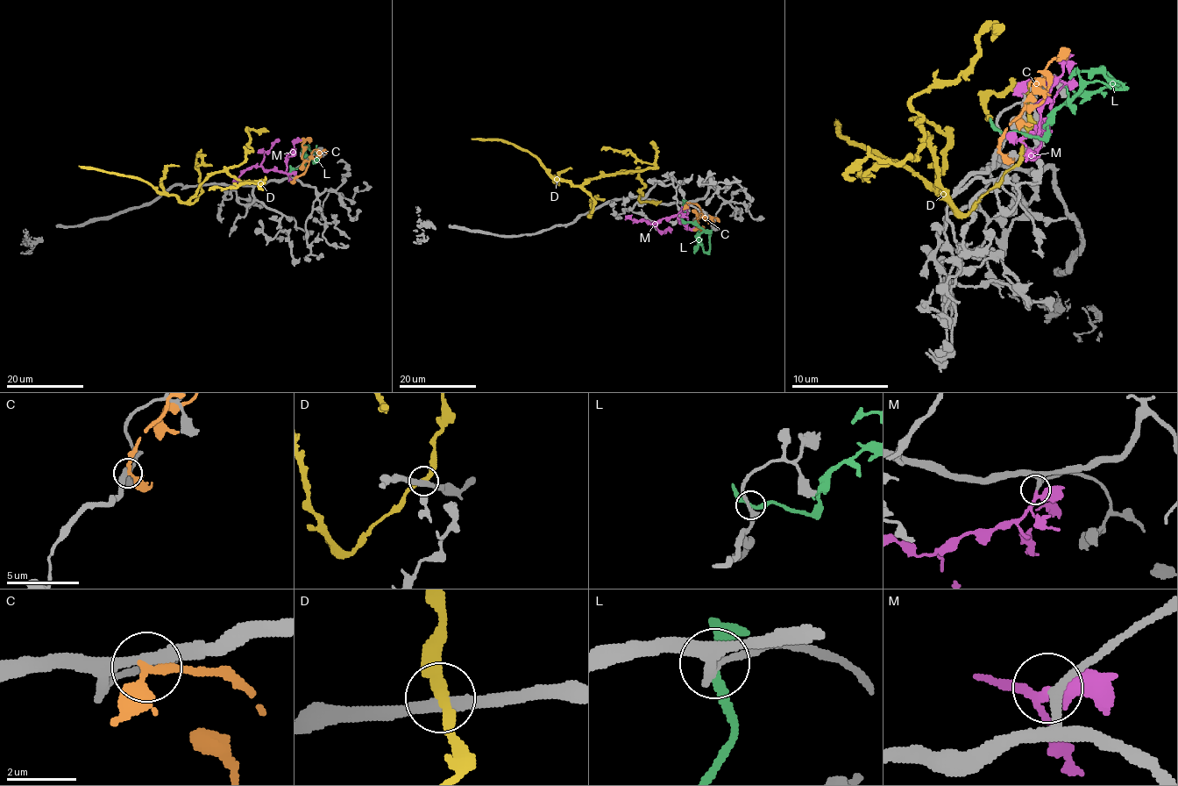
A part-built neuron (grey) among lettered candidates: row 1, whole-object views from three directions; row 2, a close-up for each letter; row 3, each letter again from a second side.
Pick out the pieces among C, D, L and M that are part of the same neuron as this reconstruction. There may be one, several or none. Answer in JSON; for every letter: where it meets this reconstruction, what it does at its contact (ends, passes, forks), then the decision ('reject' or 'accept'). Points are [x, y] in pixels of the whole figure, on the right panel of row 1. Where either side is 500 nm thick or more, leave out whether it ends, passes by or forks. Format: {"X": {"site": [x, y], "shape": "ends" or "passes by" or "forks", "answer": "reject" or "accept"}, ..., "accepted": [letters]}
{"C": {"site": [998, 152], "shape": "passes by", "answer": "reject"}, "D": {"site": [1015, 167], "shape": "passes by", "answer": "reject"}, "L": {"site": [1002, 132], "shape": "passes by", "answer": "reject"}, "M": {"site": [1008, 137], "shape": "passes by", "answer": "accept"}, "accepted": ["M"]}

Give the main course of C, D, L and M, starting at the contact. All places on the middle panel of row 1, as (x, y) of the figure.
C: (687, 203), (696, 203), (699, 207), (700, 212), (694, 221), (698, 228), (704, 226)
D: (592, 210), (594, 200), (583, 186), (589, 180), (643, 171), (655, 166), (642, 162), (628, 150), (600, 150)
L: (683, 204), (684, 212), (682, 217), (710, 232), (707, 252), (704, 251), (698, 231)
M: (682, 206), (677, 214), (659, 219), (654, 224), (644, 220), (625, 220)

